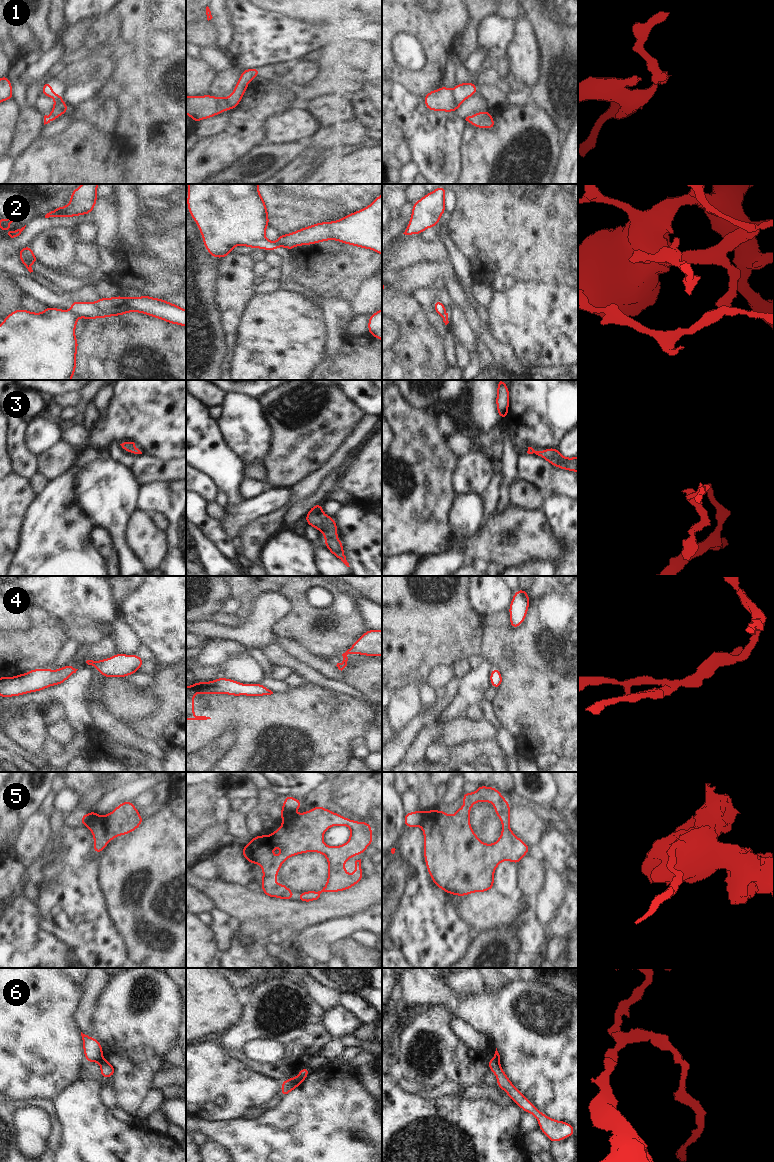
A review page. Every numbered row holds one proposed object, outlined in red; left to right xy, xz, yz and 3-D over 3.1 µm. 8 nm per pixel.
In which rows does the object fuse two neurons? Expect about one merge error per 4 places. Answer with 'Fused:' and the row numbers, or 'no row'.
Fused: 2, 5, 6

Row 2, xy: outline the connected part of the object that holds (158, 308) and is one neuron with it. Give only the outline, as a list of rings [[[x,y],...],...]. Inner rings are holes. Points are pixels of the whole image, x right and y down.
[[[149,295],[141,297],[100,297],[95,302],[72,301],[70,309],[86,320],[120,316],[138,312],[161,319],[170,324],[186,327],[186,310],[180,306]]]

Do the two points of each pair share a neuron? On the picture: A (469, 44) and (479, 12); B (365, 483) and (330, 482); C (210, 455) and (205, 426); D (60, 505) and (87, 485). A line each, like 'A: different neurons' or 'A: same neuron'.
A: same neuron
B: different neurons
C: same neuron
D: different neurons

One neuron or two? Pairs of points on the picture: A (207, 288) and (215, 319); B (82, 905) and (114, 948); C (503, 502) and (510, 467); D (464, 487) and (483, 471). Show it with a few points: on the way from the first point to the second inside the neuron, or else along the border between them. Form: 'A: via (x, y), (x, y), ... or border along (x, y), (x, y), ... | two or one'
A: via (207, 296), (209, 311) | one
B: via (85, 916), (106, 937) | one
C: via (504, 493), (504, 486), (509, 476) | one
D: via (469, 485), (478, 476) | one

